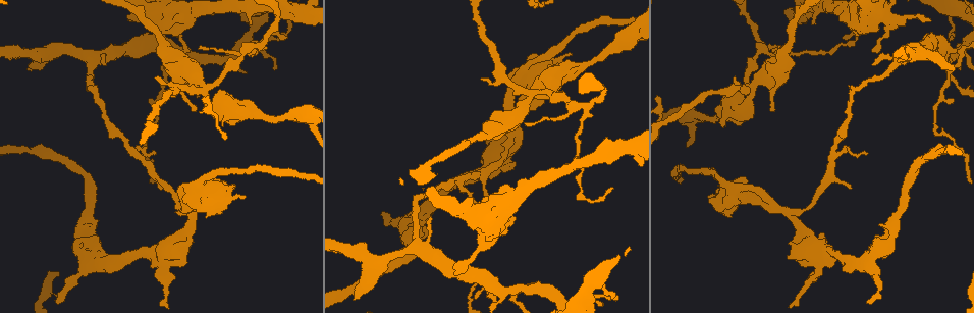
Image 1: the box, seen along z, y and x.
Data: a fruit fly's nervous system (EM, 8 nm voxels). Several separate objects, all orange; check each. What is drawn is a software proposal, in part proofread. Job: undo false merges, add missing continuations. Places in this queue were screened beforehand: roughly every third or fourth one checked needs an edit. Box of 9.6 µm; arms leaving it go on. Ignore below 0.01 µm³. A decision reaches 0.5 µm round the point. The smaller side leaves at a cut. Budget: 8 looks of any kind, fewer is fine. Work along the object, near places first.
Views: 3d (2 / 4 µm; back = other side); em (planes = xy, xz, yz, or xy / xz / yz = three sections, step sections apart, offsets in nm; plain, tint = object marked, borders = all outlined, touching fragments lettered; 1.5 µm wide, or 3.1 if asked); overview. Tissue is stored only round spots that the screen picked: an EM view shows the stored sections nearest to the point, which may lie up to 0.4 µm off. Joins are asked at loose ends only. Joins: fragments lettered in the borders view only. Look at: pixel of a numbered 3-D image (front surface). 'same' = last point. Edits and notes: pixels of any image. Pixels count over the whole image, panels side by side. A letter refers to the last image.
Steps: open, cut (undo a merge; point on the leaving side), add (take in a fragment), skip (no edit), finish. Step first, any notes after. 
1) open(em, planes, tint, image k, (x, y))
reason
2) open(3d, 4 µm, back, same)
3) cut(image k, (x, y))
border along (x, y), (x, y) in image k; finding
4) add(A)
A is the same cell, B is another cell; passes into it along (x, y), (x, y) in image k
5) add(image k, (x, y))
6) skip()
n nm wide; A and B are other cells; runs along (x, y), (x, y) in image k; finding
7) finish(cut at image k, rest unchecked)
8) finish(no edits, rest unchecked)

open(em, xz, step 4, tint, image 1, (751, 92))
four-way junction

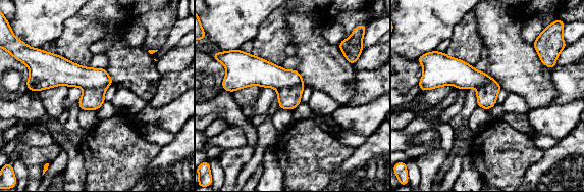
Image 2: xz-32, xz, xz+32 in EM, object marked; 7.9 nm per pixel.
open(em, planes, tint, same)

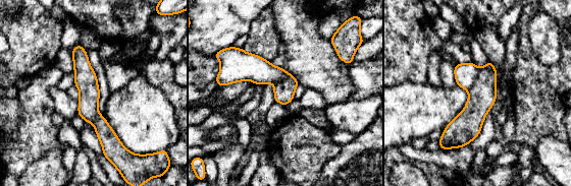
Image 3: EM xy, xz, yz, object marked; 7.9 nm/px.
open(em, planes, borders, same)
see the neighbours

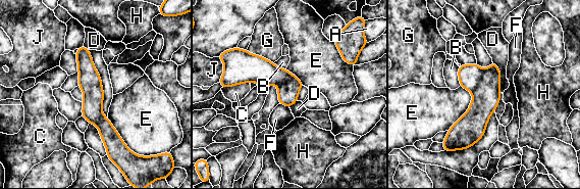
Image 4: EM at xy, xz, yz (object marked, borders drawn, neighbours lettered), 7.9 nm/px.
cut(image 4, (470, 75))
A, B, C, D, E, F, G, H and J are other cells; border along (483, 71), (478, 86), (472, 92) in image 4; a second neuron is stuck on

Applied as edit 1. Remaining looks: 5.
open(overview)

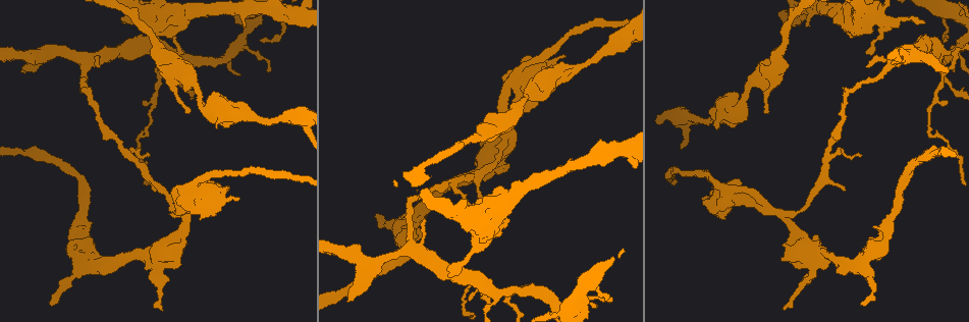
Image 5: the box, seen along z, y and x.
open(em, xy, step 8, borders, image 5, (947, 69))
stops while still wide

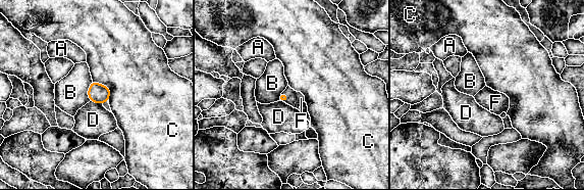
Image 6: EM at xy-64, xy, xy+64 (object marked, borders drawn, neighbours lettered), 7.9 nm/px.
open(em, planes, borders, same)
cut it another way

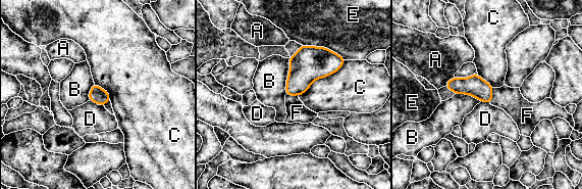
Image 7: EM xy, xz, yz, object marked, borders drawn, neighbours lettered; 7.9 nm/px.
add(F)
F is the same cell, A, B, C, D and E are other cells; passes into it along (475, 86), (491, 96), (510, 99) in image 7; the neuron continues

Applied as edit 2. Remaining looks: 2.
open(3d, 2 µm, image 5, (508, 133))

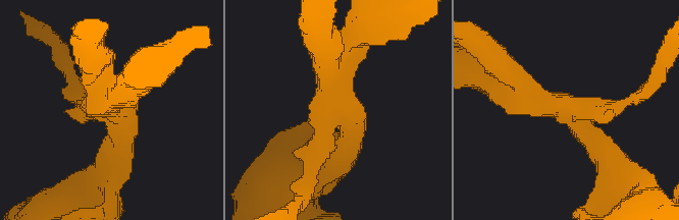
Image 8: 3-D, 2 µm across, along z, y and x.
open(em, planes, borders, image 8, (109, 105))
3 arms; shape alone is not enough

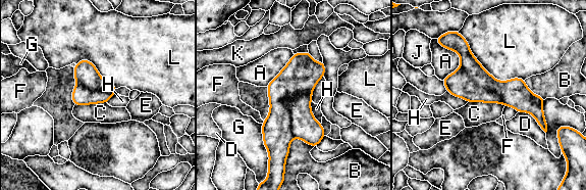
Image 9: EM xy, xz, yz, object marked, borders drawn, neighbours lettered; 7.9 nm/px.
cut(image 9, (305, 127))
L touches over 650 nm; A, B, C, D, E, F, G, H, J, K and L are other cells; the part that leaves runs along (451, 47), (542, 124) in image 9; two neurons meet here

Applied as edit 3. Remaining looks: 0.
finish(cut at image 4, add at image 7, cut at image 9, rest unchecked)

